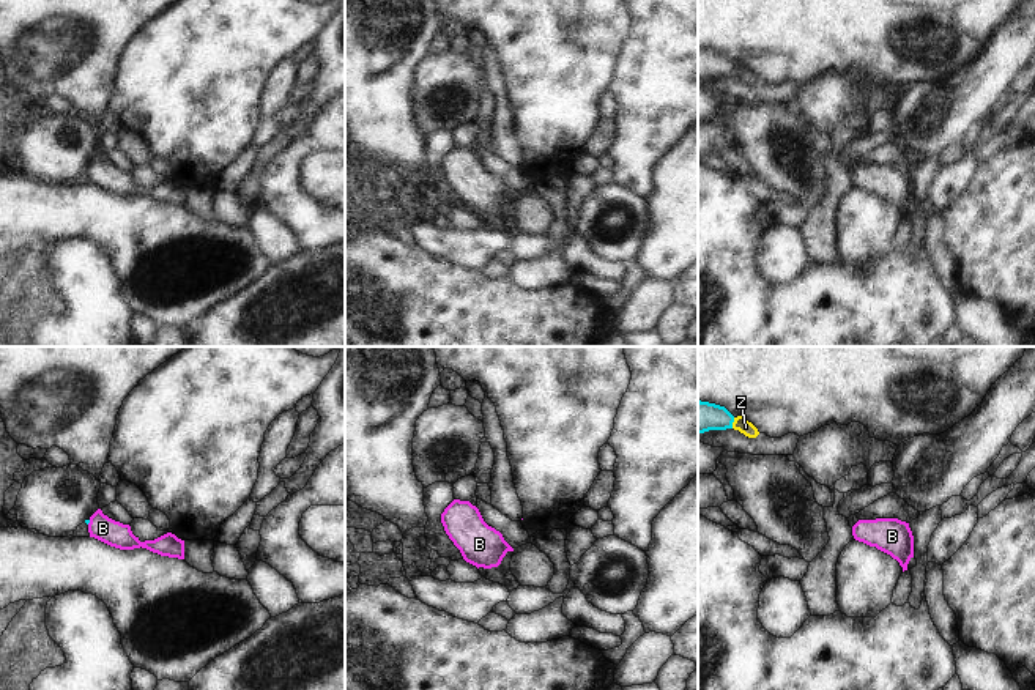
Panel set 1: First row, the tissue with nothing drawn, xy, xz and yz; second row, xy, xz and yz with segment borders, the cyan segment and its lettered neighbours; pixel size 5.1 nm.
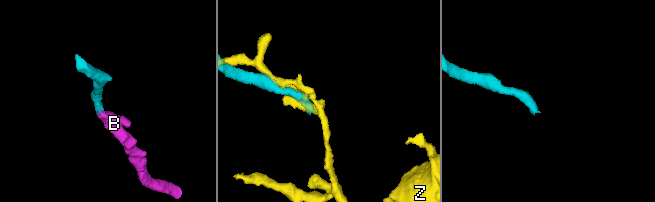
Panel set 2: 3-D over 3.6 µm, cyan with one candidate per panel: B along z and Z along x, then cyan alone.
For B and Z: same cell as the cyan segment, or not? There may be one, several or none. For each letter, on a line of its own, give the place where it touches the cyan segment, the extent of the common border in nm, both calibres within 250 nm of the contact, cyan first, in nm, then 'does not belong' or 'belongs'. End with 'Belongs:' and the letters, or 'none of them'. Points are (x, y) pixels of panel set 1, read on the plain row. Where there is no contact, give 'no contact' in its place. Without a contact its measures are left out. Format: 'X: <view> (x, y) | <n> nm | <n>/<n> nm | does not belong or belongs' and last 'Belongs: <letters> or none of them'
B: xy (89, 169) | 30 nm | 20/130 nm | belongs
Z: yz (733, 68) | 60 nm | 160/70 nm | does not belong
Belongs: B

